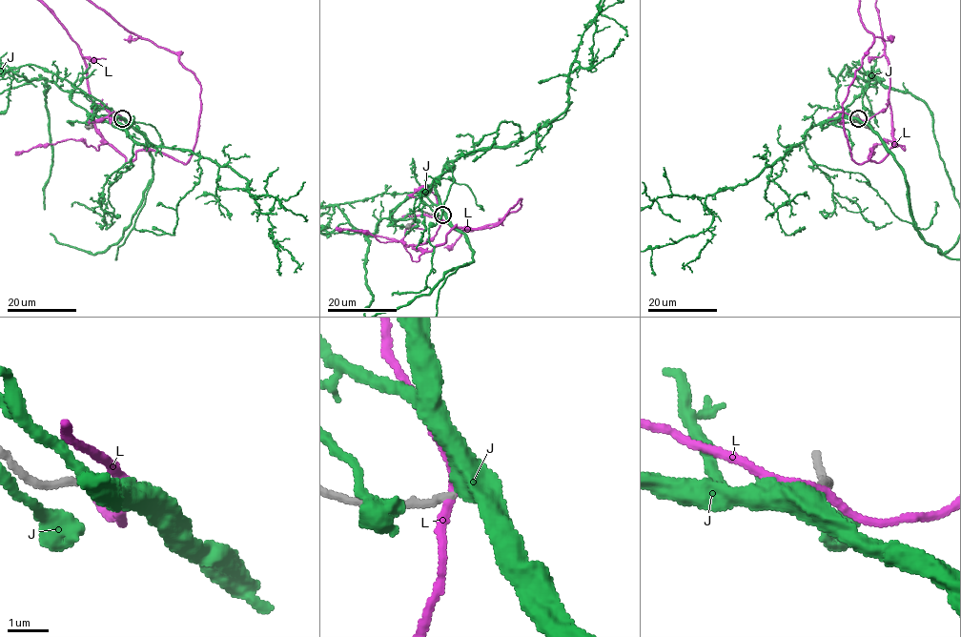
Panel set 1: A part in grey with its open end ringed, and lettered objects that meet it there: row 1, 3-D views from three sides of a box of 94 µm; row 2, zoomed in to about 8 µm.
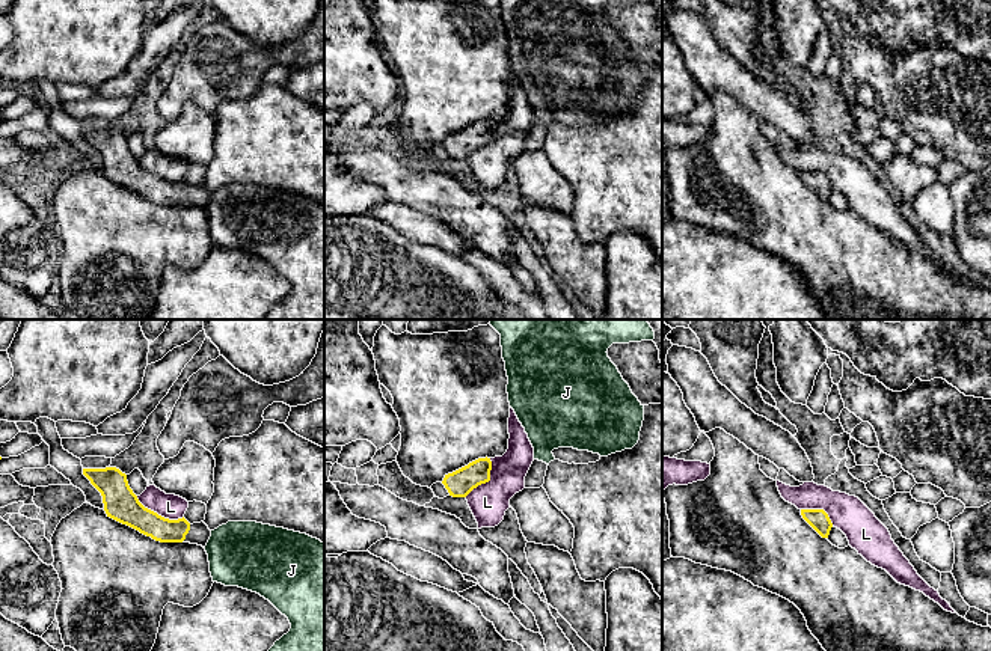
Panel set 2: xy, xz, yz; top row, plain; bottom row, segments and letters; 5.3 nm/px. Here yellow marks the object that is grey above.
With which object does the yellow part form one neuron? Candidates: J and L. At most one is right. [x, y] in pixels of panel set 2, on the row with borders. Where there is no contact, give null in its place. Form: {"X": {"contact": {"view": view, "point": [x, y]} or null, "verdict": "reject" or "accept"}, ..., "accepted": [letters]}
{"J": {"contact": null, "verdict": "reject"}, "L": {"contact": {"view": "xy", "point": [157, 514]}, "verdict": "reject"}, "accepted": []}

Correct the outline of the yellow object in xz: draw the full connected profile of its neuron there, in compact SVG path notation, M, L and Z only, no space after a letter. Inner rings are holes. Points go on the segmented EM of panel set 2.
M478 458L468 466L445 475L442 484L453 497L466 497L474 488L490 481L490 458Z

